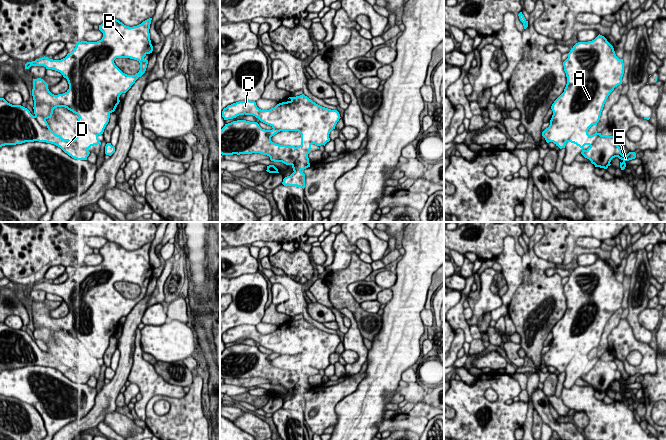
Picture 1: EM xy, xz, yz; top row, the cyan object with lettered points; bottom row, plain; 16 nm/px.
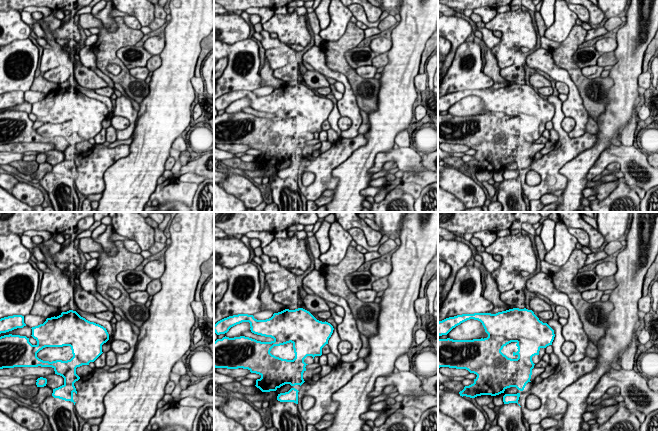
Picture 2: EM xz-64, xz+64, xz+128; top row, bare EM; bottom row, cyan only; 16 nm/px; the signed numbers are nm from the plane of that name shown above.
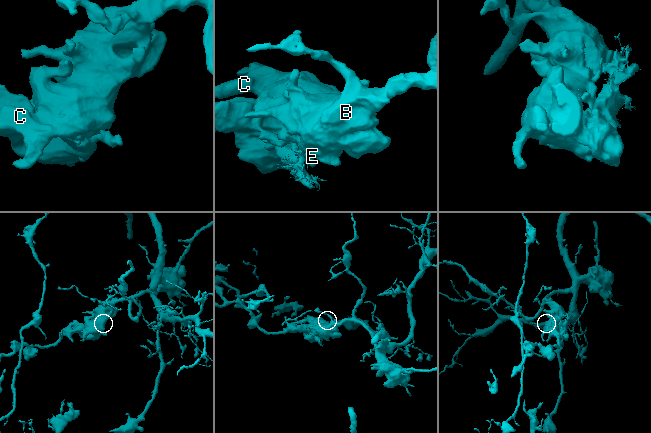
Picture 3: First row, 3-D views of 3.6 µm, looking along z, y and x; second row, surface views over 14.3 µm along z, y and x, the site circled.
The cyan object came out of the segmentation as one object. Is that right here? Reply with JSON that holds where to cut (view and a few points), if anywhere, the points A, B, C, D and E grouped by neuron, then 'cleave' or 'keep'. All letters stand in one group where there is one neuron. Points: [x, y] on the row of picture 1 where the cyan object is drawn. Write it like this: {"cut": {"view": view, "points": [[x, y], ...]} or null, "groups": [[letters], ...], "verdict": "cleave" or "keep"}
{"cut": {"view": "xz", "points": [[296, 130], [303, 126], [312, 127], [313, 143]]}, "groups": [["A", "B", "C"], ["D", "E"]], "verdict": "cleave"}

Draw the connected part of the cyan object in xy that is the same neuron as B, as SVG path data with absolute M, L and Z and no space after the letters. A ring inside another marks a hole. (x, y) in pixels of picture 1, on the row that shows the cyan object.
M107 18L99 25L99 30L103 33L101 40L78 42L74 50L61 60L53 60L44 56L27 62L25 69L31 66L44 66L46 69L60 72L69 84L69 89L65 93L54 95L49 91L48 84L43 79L33 79L34 114L46 120L52 117L55 108L65 107L88 122L89 128L94 133L103 134L110 114L115 111L120 102L120 95L126 93L146 71L148 60L144 57L153 51L149 33L151 20L152 18L149 18L137 26L129 27L117 19ZM116 58L137 60L140 63L139 72L135 75L123 73L114 63Z

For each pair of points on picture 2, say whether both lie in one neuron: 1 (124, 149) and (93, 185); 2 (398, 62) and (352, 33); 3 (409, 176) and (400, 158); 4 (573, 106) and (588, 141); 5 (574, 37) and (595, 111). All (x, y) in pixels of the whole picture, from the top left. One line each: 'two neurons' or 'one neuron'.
1: one neuron
2: two neurons
3: one neuron
4: two neurons
5: one neuron

